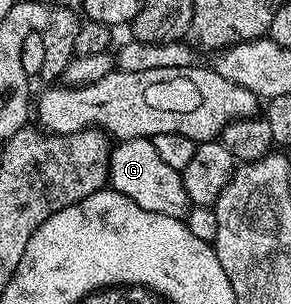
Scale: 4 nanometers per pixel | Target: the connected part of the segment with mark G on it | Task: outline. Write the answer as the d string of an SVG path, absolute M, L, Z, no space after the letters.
M152 139L122 140L109 153L108 187L119 194L127 194L131 202L151 210L154 217L168 218L178 222L184 221L190 212L191 205L187 190L183 190L181 173L175 171L155 151Z

